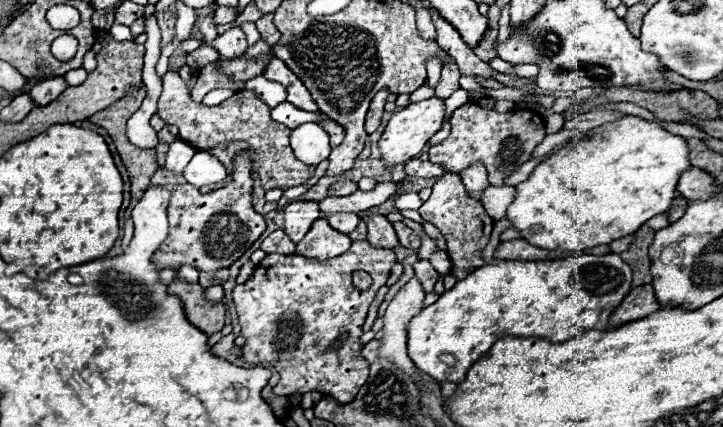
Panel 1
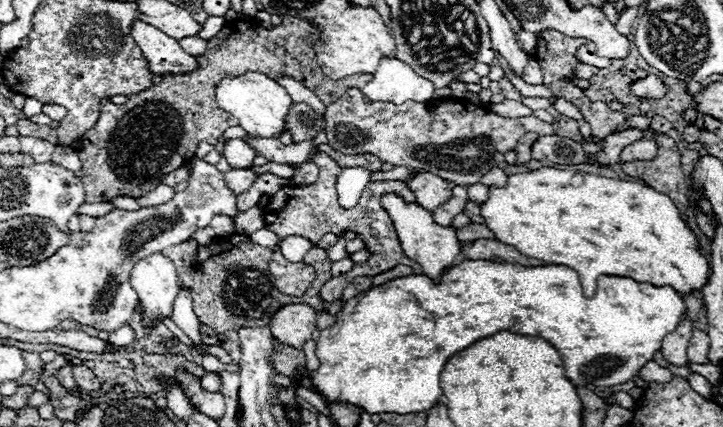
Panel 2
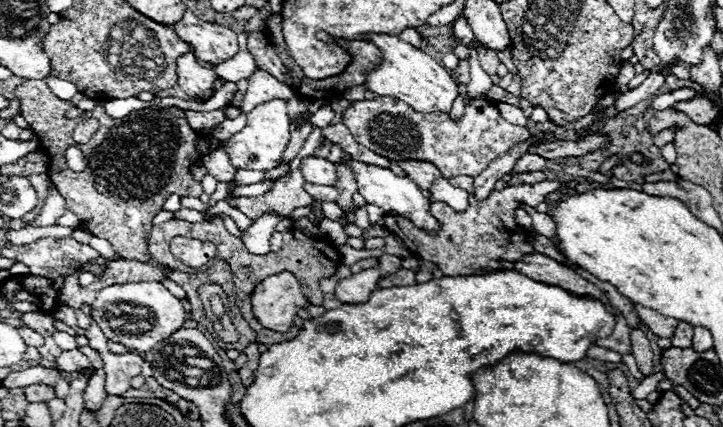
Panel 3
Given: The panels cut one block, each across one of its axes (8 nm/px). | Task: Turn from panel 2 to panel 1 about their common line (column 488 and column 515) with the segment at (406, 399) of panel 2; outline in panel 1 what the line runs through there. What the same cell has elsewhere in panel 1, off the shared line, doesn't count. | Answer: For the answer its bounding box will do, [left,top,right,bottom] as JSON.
[408,254,632,382]

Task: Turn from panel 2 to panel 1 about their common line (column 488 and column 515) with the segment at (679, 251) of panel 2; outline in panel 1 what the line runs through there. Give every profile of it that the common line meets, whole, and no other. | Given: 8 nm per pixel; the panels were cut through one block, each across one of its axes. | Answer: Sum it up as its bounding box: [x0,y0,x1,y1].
[506,116,688,250]

